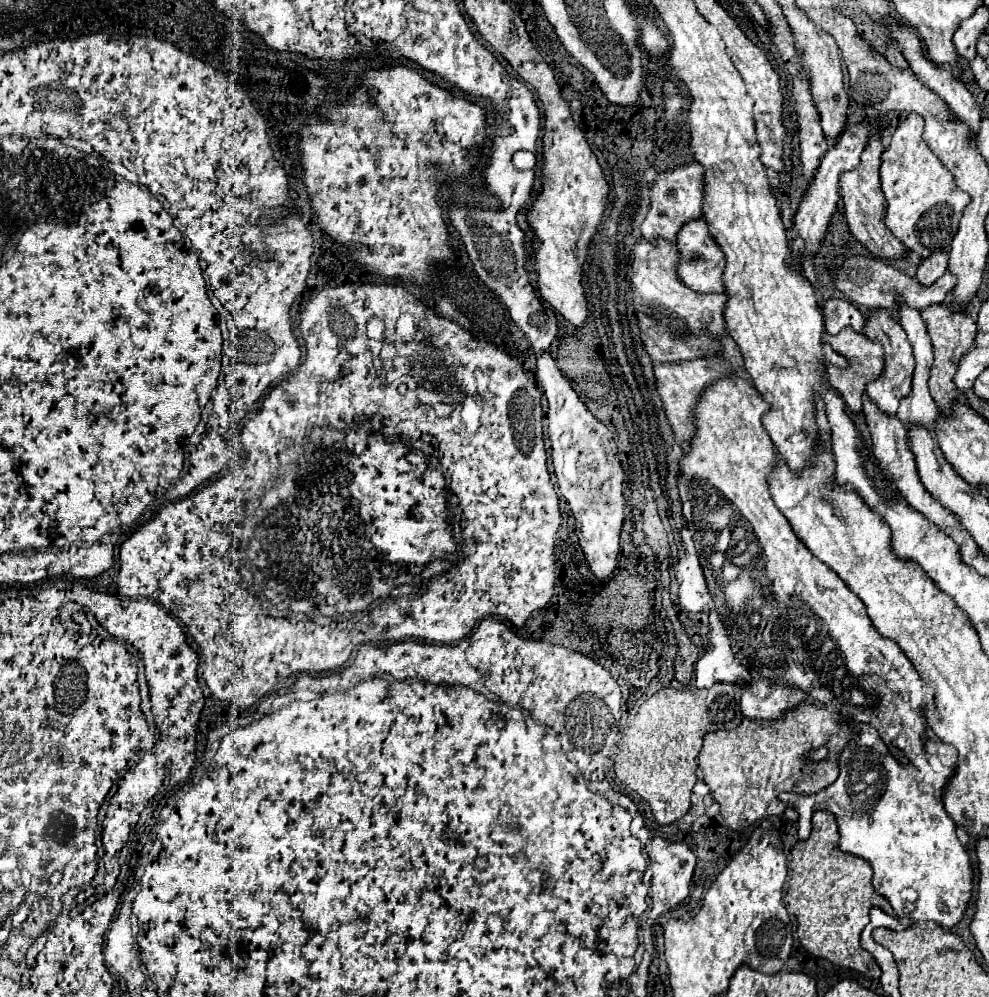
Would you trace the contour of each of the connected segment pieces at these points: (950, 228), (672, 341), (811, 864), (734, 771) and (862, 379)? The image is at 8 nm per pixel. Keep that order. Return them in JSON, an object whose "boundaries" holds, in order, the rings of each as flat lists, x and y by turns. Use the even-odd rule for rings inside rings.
{"boundaries":[[[914,114,900,122,890,146,882,152,880,184,888,202,884,220,886,226,910,252,916,252,920,258,928,258,938,250,950,250,960,214,970,196,956,186,952,172,930,148,926,148,926,142,922,140,922,126,924,120]],[[640,238,630,256,628,256,628,280,632,286,632,292,628,294,628,302,634,306,634,314,640,326,640,340,650,354,652,360,658,362,680,362,680,360,696,360,698,356,714,356,720,350,720,338,718,334,726,334,722,308,728,300,726,294,698,294,690,288,686,288,676,278,676,262,678,262,678,250,672,248,666,240,658,240,658,244,650,244,648,240]],[[818,810,812,818,808,840,796,842,788,860,788,892,784,896,788,912,798,922,798,938,806,952,824,958,835,966,860,972,870,980,880,978,880,968,874,958,862,950,860,932,868,924,868,912,886,900,872,888,870,864,854,854,838,848,838,826,832,812]],[[810,704,788,712,780,720,744,718,734,730,706,734,696,762,702,780,710,786,710,794,720,806,722,824,740,832,766,816,780,816,788,822,798,820,798,814,776,796,780,792,816,794,830,786,838,778,838,754,850,738,852,728,836,712],[822,744,830,746,830,758,808,766,806,754]],[[844,328,844,332,840,332,836,336,826,334,824,344,832,346,834,352,838,352,840,356,844,356,848,360,848,368,828,368,828,382,834,384,832,388,836,388,840,392,842,400,850,406,850,410,860,414,862,412,862,394,864,394,866,384,872,382,874,378,878,378,880,372,884,370,884,352,880,348,880,342,870,340,864,334,854,332,852,328]]]}

